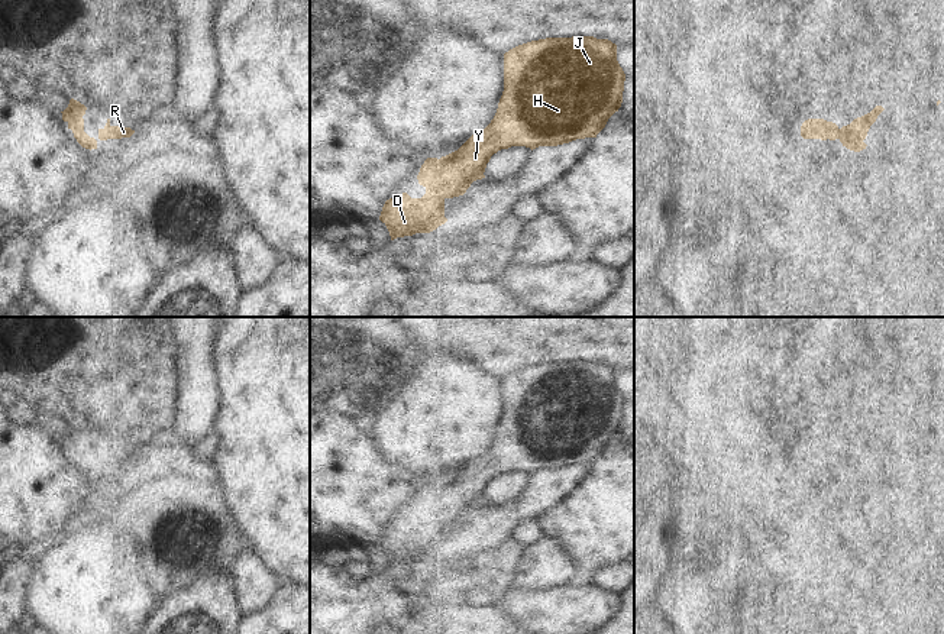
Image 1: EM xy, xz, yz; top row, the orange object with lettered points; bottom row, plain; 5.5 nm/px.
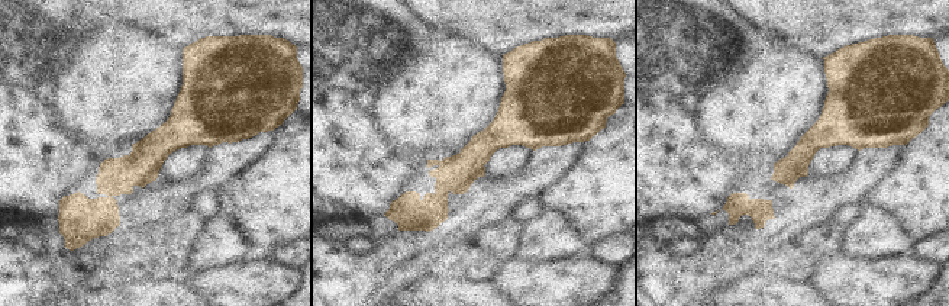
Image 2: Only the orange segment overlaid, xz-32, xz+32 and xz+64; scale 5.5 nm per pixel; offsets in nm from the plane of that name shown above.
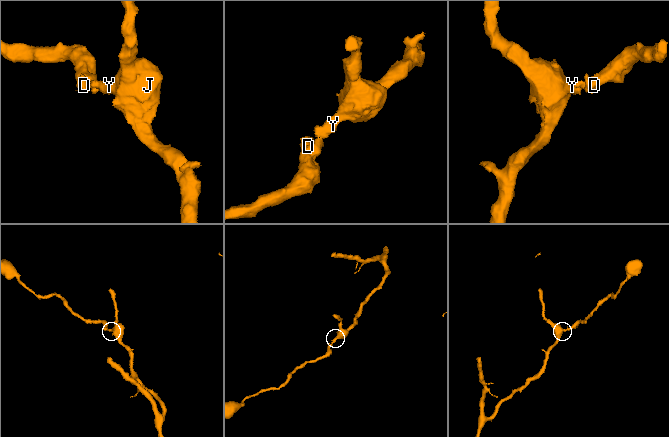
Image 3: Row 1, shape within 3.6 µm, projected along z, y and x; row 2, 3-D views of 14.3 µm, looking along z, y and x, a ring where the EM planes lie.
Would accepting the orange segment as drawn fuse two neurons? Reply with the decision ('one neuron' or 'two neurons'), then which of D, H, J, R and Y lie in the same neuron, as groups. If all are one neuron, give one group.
one neuron; groups D H J R Y

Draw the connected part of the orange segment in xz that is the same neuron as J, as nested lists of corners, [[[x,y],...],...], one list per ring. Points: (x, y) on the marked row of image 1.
[[[594,36],[546,38],[518,45],[504,54],[504,91],[491,123],[472,135],[458,151],[437,158],[427,158],[417,175],[426,188],[421,198],[411,198],[403,193],[385,201],[379,220],[387,226],[391,240],[416,233],[430,233],[444,224],[444,200],[463,195],[471,184],[485,178],[484,172],[491,156],[501,149],[526,146],[557,146],[576,139],[597,138],[608,119],[623,103],[625,74],[617,61],[617,45],[608,39]]]

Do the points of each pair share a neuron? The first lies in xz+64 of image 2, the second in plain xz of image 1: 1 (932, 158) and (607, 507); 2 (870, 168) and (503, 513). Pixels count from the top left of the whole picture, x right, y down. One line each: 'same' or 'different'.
1: same
2: same

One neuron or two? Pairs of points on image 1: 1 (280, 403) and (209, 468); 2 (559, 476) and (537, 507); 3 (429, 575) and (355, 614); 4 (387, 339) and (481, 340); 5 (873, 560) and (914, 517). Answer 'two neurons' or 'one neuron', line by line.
1: two neurons
2: one neuron
3: one neuron
4: two neurons
5: one neuron

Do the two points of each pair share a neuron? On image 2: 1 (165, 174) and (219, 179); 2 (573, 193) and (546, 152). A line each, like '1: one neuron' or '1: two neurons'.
1: two neurons
2: two neurons

